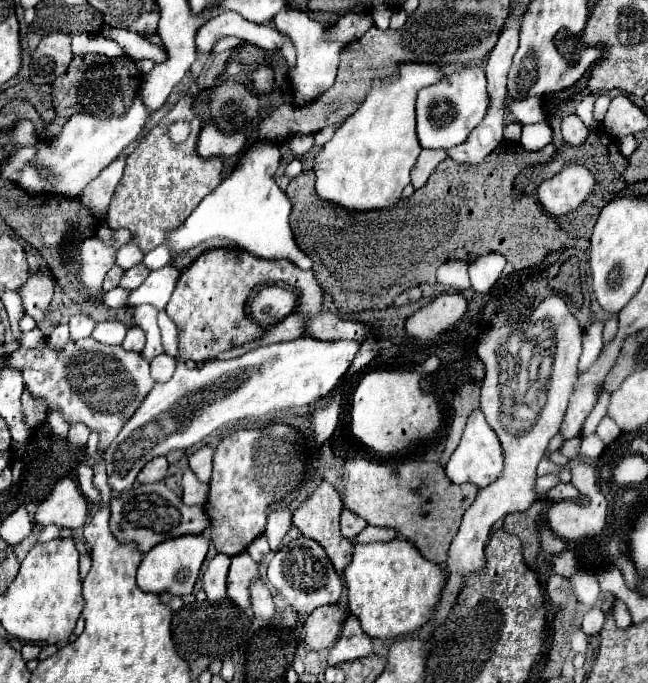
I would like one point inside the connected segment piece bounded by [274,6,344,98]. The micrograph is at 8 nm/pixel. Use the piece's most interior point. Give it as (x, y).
(318, 59)

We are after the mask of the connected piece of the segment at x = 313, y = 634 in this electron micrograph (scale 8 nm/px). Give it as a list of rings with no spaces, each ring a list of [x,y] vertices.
[[[326,604],[308,614],[304,622],[304,648],[314,652],[330,648],[336,642],[346,616],[348,612],[338,604]]]

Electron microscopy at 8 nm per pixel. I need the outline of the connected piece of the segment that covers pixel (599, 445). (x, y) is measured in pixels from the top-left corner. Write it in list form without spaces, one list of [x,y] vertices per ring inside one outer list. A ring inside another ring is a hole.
[[[592,432],[592,434],[584,434],[584,436],[582,436],[582,444],[580,444],[578,456],[596,458],[596,456],[602,454],[602,450],[604,450],[604,442],[598,438],[596,432]]]

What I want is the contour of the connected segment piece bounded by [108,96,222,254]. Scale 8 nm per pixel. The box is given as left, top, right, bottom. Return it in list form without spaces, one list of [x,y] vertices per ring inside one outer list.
[[[182,96],[176,102],[176,106],[160,120],[160,124],[154,126],[128,156],[124,176],[116,187],[108,208],[108,226],[114,230],[128,228],[138,238],[138,246],[144,254],[160,246],[168,230],[176,230],[178,226],[182,226],[182,220],[186,220],[192,214],[192,210],[222,182],[222,158],[202,158],[196,152],[200,130],[202,120],[196,114],[192,114],[192,98]]]

